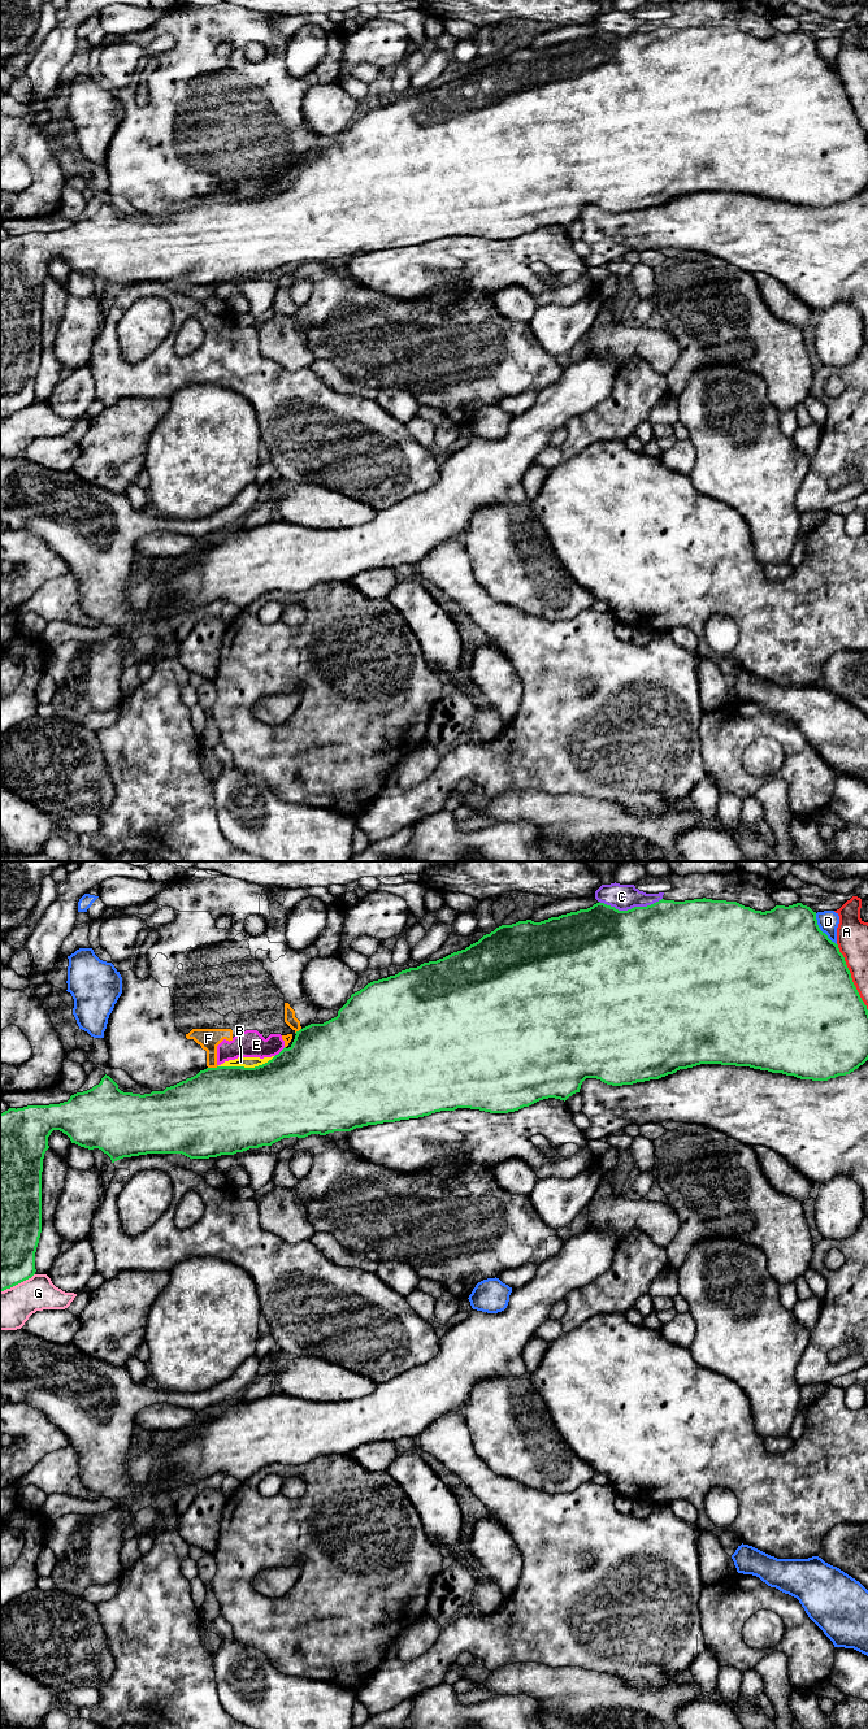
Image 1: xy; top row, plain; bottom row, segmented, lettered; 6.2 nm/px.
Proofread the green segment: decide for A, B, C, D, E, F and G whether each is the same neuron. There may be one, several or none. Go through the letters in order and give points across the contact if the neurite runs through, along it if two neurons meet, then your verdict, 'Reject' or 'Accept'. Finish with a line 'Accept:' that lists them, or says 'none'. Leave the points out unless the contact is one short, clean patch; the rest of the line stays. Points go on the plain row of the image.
A: Reject
B: Boundary: xy (274, 183), (254, 194), (218, 194). Reject
C: Reject
D: Reject
E: Reject
F: Reject
G: Reject
Accept: none

